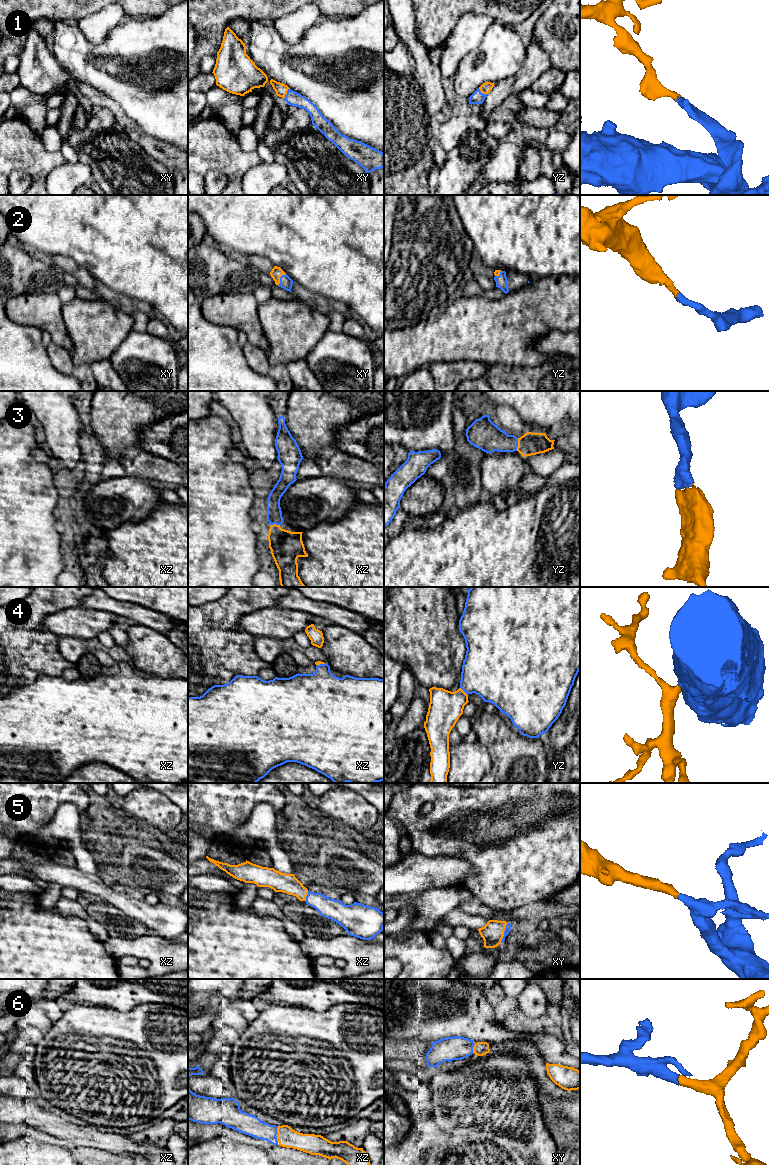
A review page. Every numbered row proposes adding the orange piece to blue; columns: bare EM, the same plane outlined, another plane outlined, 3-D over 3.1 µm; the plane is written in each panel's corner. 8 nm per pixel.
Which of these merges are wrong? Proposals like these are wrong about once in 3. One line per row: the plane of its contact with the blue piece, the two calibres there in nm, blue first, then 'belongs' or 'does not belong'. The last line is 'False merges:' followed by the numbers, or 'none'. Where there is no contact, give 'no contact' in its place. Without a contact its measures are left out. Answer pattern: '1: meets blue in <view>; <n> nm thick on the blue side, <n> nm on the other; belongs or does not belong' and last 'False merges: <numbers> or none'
1: meets blue in xy; 120 nm thick on the blue side, 100 nm on the other; belongs
2: meets blue in xy; 100 nm thick on the blue side, 90 nm on the other; belongs
3: meets blue in yz; 240 nm thick on the blue side, 180 nm on the other; belongs
4: meets blue in yz; 420 nm thick on the blue side, 260 nm on the other; belongs
5: meets blue in xy; 50 nm thick on the blue side, 180 nm on the other; belongs
6: meets blue in xz; 160 nm thick on the blue side, 160 nm on the other; belongs
False merges: none

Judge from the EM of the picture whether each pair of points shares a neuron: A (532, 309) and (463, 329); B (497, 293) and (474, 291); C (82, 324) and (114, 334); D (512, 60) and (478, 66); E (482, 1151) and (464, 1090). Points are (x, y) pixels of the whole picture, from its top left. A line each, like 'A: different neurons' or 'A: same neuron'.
A: same neuron
B: same neuron
C: same neuron
D: same neuron
E: same neuron

